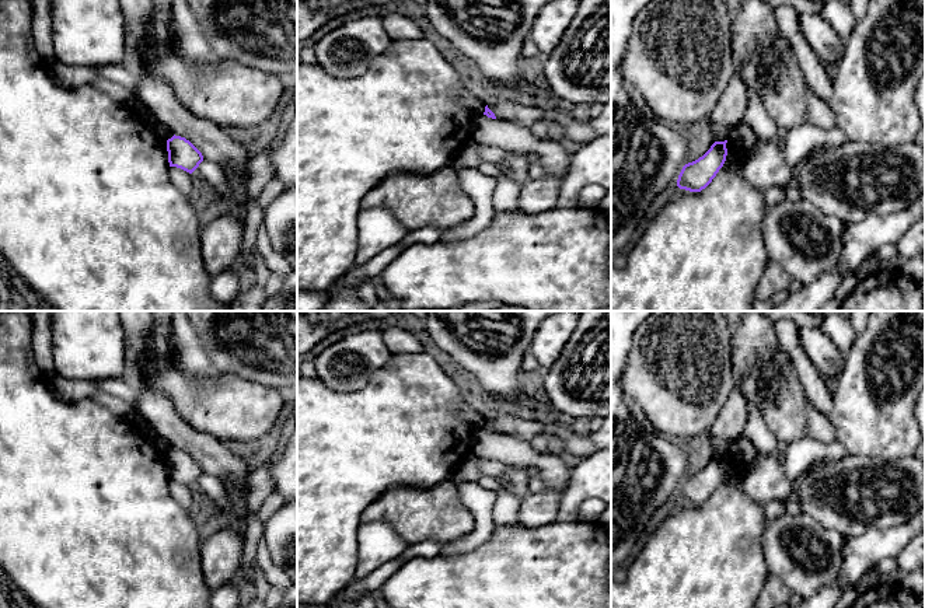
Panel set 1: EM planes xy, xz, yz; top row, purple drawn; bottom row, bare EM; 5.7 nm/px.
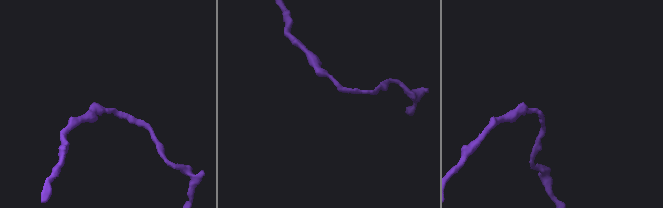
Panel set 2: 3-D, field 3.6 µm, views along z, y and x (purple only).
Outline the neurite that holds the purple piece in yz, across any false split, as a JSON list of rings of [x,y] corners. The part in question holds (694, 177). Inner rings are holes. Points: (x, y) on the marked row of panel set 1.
[[[727,140],[715,141],[702,157],[685,164],[678,175],[677,186],[690,192],[705,189],[726,161],[726,143]]]

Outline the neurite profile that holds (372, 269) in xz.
[[[399,241],[398,244],[387,248],[380,252],[369,262],[360,266],[352,268],[345,276],[343,280],[348,286],[350,284],[362,284],[366,280],[378,279],[381,272],[404,251],[404,245]]]

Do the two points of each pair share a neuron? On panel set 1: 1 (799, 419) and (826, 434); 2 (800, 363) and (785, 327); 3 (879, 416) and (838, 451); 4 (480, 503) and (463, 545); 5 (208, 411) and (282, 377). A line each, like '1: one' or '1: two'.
1: one
2: one
3: two
4: one
5: two

